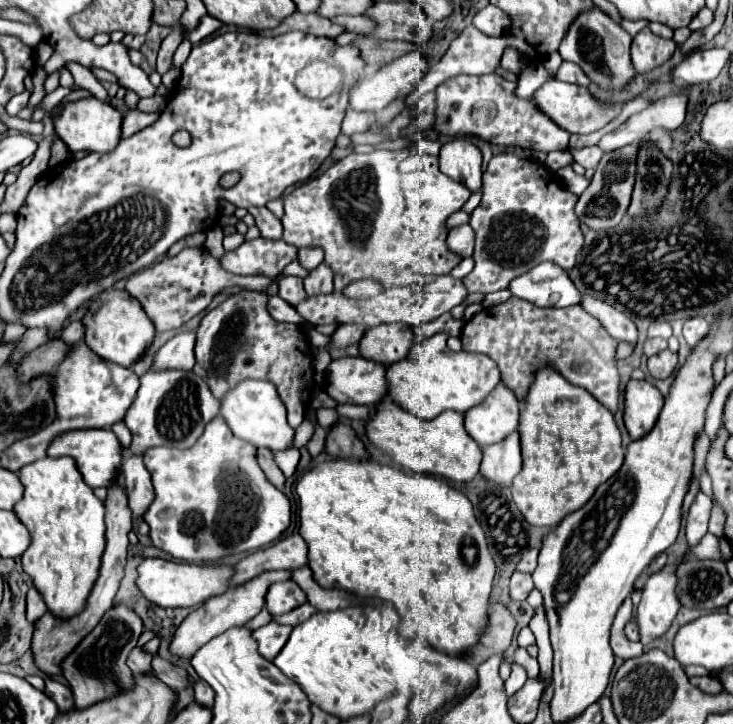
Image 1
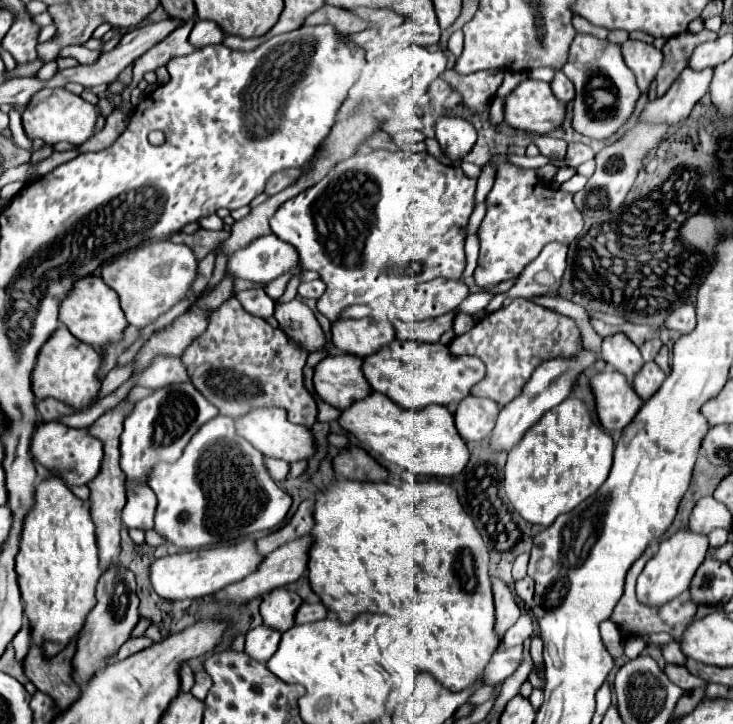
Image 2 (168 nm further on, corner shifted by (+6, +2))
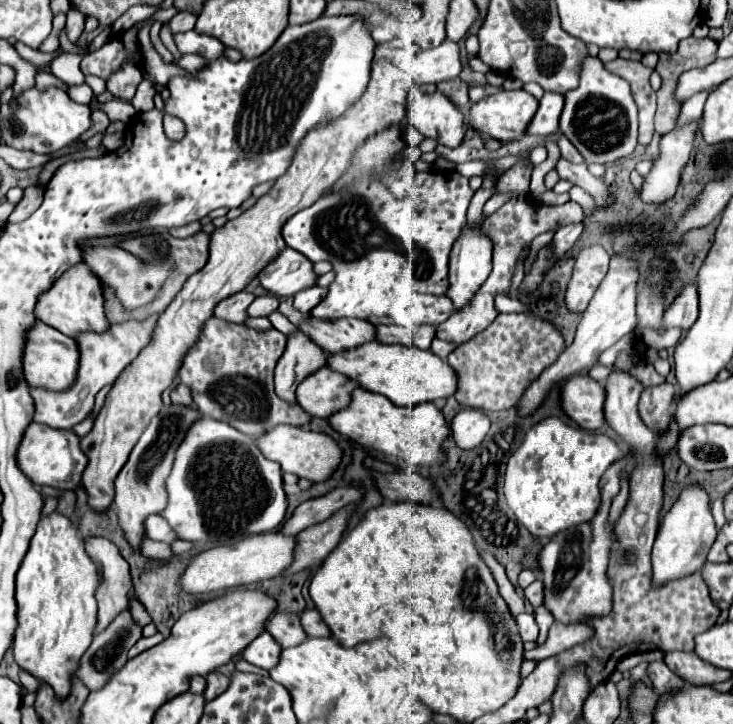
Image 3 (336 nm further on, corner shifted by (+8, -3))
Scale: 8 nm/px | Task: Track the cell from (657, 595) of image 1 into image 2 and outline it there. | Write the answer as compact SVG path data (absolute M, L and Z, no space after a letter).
M689 528L677 530L669 538L661 540L657 554L647 562L643 574L637 580L637 596L647 606L661 606L663 602L669 602L671 598L679 596L683 590L689 588L691 578L695 576L695 570L703 564L707 558L709 540L705 534L697 534Z

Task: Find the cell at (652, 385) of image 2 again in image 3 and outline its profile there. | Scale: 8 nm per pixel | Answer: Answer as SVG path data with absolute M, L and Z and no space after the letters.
M667 381L661 385L643 389L639 399L639 415L647 427L651 427L653 431L661 431L669 427L675 393L677 393L677 387Z

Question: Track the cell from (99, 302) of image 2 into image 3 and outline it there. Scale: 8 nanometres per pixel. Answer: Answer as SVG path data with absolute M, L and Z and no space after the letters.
M77 263L75 267L65 271L65 275L61 275L61 279L57 279L57 283L41 295L35 311L37 311L39 321L55 327L57 331L61 331L67 337L77 337L79 333L85 333L85 331L105 333L111 327L111 323L105 315L103 287L85 263Z

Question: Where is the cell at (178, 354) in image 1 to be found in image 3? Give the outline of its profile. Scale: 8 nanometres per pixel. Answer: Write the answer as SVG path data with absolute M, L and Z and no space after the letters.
M179 383L179 385L171 391L171 401L173 401L173 403L181 403L181 405L193 405L189 387L185 387L183 383Z

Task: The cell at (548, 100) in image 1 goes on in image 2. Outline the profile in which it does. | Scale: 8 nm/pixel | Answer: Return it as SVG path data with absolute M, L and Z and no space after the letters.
M523 80L507 98L505 98L505 124L515 130L545 134L553 128L559 128L565 116L565 106L555 102L547 82Z

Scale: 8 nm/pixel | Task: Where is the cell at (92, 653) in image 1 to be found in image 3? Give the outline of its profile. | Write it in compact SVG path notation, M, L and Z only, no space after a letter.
M89 537L85 539L85 549L99 567L101 577L101 585L97 591L99 617L95 627L95 635L99 635L117 615L129 609L133 581L129 573L129 563L121 557L119 549L109 539Z

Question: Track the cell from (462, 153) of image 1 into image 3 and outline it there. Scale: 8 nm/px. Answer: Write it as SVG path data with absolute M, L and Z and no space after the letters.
M439 91L417 99L413 103L413 111L409 119L423 137L435 139L449 149L459 147L465 139L467 127L465 127L463 111L457 109Z

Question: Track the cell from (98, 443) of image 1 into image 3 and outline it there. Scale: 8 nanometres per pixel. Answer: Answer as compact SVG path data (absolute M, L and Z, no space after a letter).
M31 423L17 449L17 465L35 485L49 485L61 491L75 491L87 467L87 457L79 447L79 437L73 431L57 431L41 423Z

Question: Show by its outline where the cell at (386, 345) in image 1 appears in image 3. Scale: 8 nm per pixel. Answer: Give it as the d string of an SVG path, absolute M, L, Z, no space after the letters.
M307 317L301 327L325 353L339 353L375 341L375 325L363 319L315 319Z

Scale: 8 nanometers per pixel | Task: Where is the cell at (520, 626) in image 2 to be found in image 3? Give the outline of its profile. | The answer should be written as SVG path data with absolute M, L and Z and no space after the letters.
M521 613L521 615L517 615L515 619L517 619L517 629L519 629L519 635L521 635L521 641L523 641L523 643L535 641L537 635L539 635L535 617L529 615L529 613Z

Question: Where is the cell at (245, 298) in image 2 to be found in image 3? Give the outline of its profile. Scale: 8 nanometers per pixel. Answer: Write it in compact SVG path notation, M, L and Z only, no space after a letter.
M247 291L235 293L235 295L227 297L227 299L223 299L215 307L215 315L225 319L225 321L231 321L231 323L245 323L245 319L249 317L247 307L253 303L253 299L255 299L253 293L247 293Z

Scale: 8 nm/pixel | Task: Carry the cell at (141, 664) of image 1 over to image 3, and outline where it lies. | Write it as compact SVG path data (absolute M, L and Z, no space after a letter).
M159 633L153 635L153 637L141 637L141 639L139 639L131 649L129 649L127 655L129 655L129 659L131 659L131 657L143 653L145 649L151 649L153 645L157 645L157 643L161 643L161 641L163 641L163 635L159 635Z

